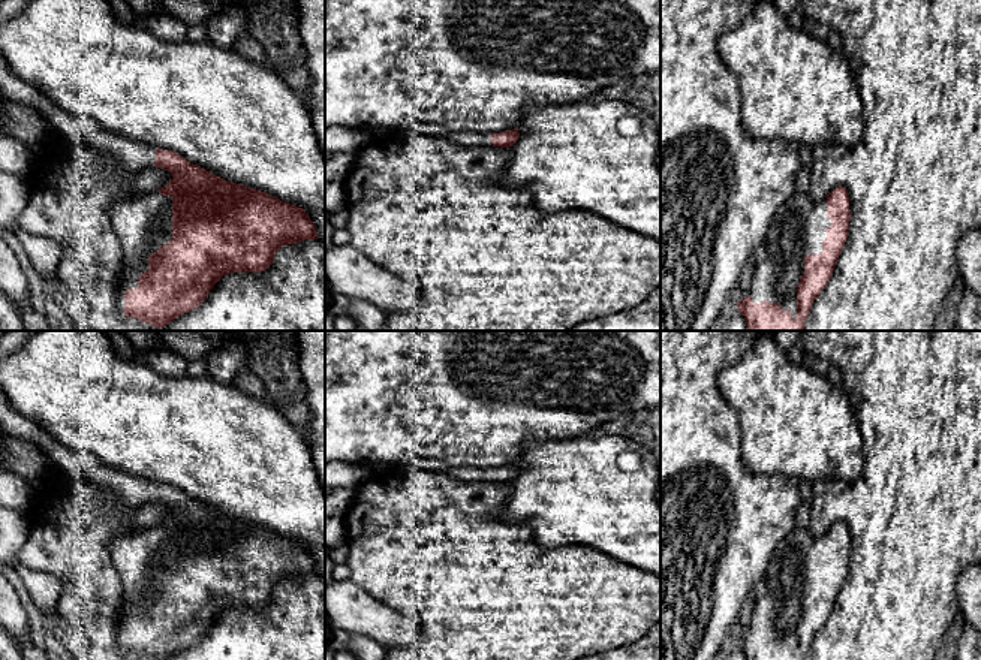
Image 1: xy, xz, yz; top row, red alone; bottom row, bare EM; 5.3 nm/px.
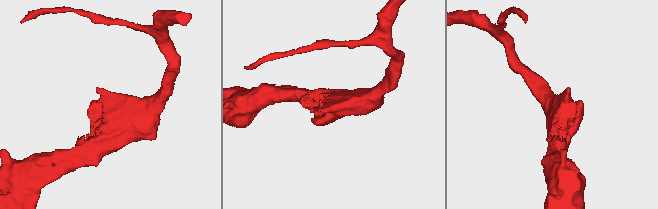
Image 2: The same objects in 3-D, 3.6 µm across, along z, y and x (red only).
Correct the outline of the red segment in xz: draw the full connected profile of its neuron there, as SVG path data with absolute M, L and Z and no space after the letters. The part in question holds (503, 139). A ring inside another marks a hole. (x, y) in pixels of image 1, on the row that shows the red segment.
M518 129L505 130L500 133L479 133L479 132L449 132L446 139L464 147L500 147L509 148L518 141Z

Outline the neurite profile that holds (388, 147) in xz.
M409 135L403 141L386 138L364 147L341 181L346 190L349 220L346 229L350 244L403 281L416 286L416 299L407 311L385 314L382 331L571 331L581 322L601 319L617 311L625 311L644 301L654 289L660 287L660 241L652 239L622 227L601 216L583 210L542 214L535 208L527 190L505 187L500 175L511 157L509 148L464 147L445 136Z

